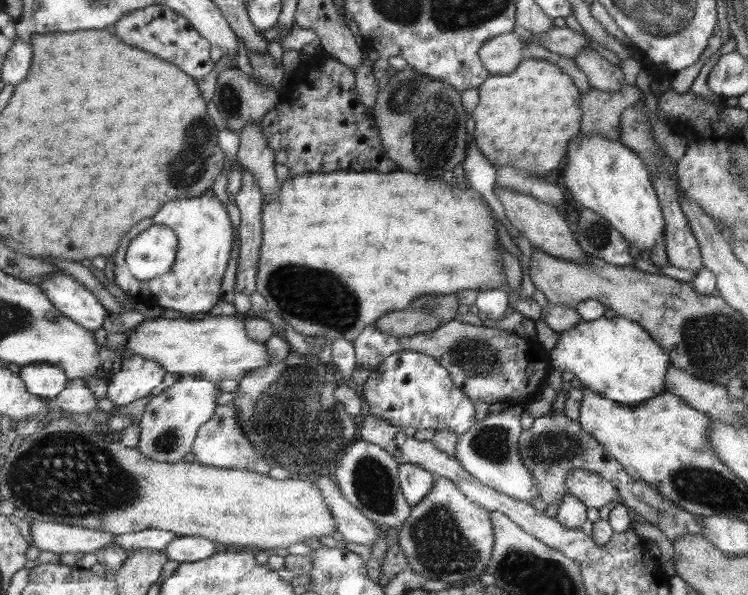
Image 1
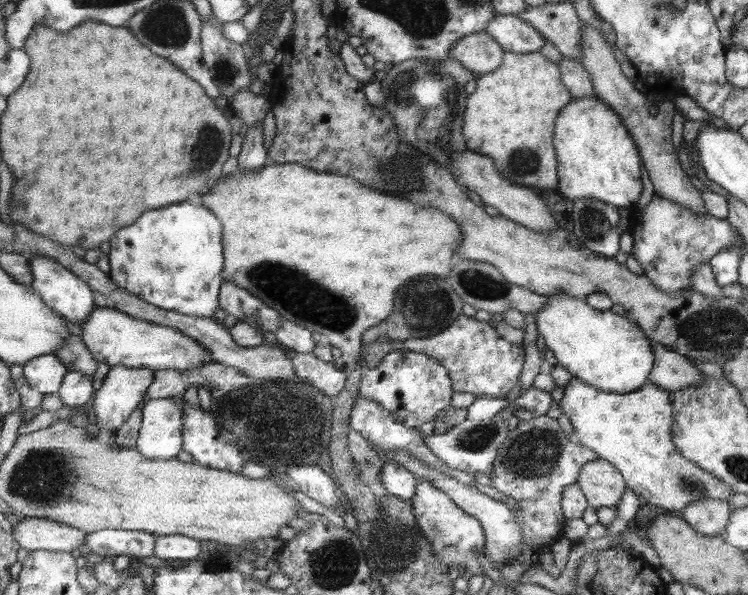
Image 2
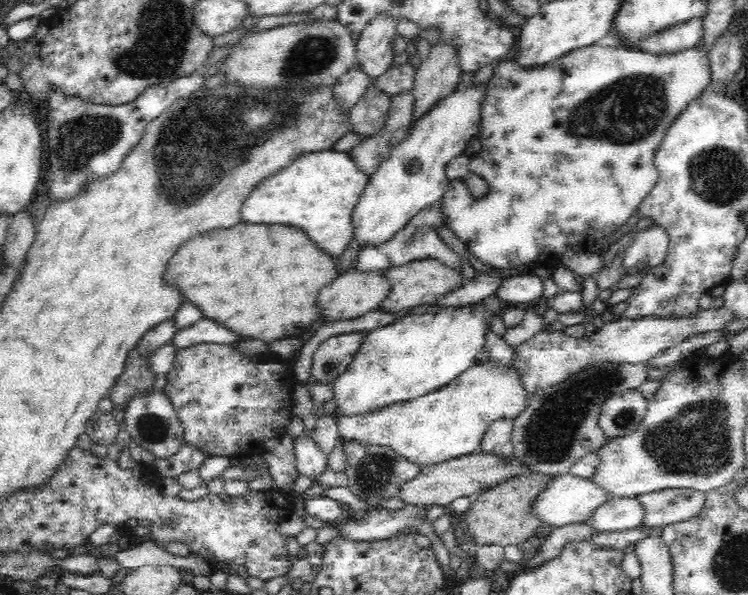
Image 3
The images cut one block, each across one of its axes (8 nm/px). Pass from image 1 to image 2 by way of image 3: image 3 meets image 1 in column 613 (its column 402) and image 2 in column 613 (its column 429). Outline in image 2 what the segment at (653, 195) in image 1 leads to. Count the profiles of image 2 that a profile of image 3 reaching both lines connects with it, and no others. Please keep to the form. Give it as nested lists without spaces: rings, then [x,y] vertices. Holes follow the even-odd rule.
[[[572,96],[563,106],[554,123],[553,145],[557,152],[557,189],[569,203],[590,199],[628,209],[641,196],[641,166],[633,139],[622,119],[597,96]]]

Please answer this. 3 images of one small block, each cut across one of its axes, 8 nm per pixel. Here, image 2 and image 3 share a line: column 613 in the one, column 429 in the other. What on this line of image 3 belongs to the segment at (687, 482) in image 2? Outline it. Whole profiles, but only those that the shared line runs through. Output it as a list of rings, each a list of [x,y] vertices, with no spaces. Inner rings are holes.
[[[487,359],[469,366],[446,386],[430,394],[406,402],[389,403],[368,414],[340,415],[335,420],[342,439],[385,446],[422,470],[434,463],[478,452],[491,422],[516,418],[526,408],[526,398],[516,368],[509,373]]]

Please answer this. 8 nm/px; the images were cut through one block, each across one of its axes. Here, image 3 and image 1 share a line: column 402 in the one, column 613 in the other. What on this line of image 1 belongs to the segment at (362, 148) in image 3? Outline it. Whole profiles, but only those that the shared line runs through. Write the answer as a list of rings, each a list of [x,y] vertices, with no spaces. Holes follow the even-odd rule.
[[[624,84],[615,92],[589,87],[582,93],[582,131],[584,135],[599,133],[617,141],[618,124],[624,108],[642,100],[643,93],[635,85]]]

